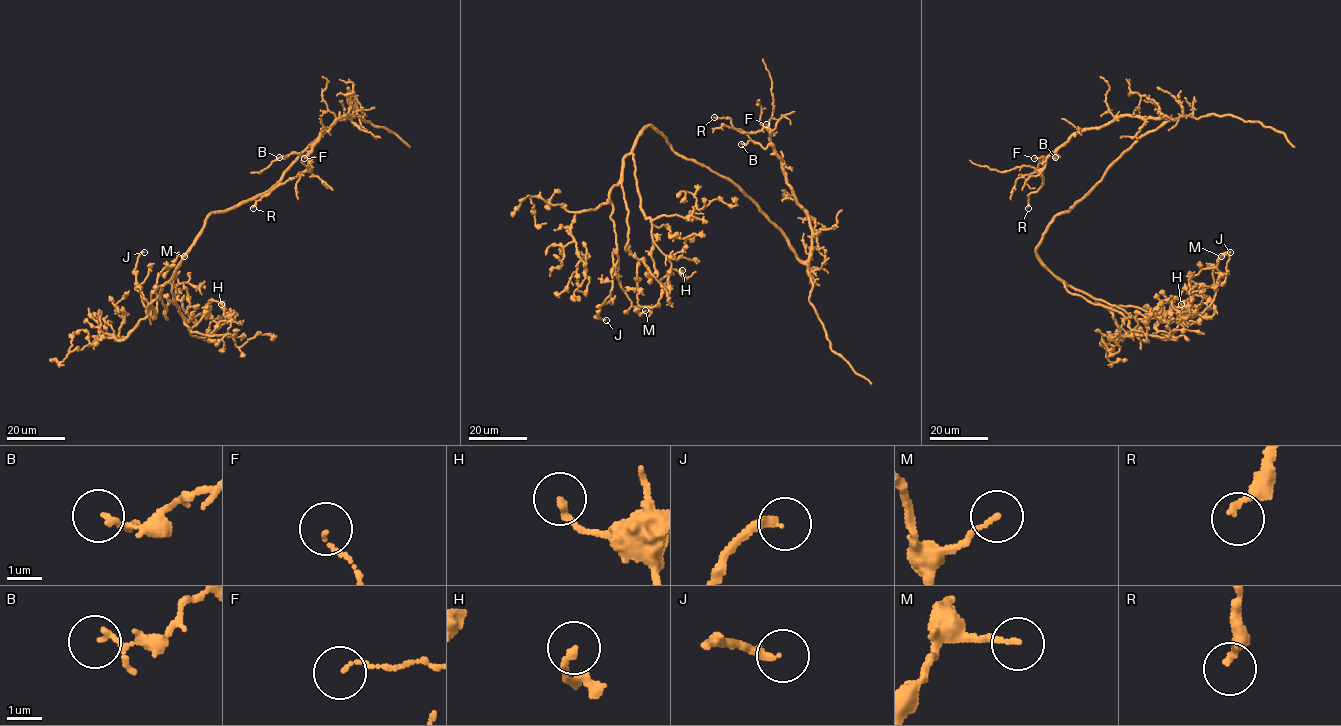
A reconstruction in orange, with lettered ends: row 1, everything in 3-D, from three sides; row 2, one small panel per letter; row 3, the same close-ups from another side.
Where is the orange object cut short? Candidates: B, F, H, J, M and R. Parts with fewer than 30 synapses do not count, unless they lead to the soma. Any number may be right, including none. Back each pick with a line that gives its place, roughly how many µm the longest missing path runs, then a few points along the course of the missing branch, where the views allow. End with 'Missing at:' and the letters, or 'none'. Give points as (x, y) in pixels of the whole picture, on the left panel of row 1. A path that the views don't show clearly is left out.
J: Place: (144, 252). Missing length about 10 µm. Course of what is missing: (144, 252), (170, 248)
Missing at: J

